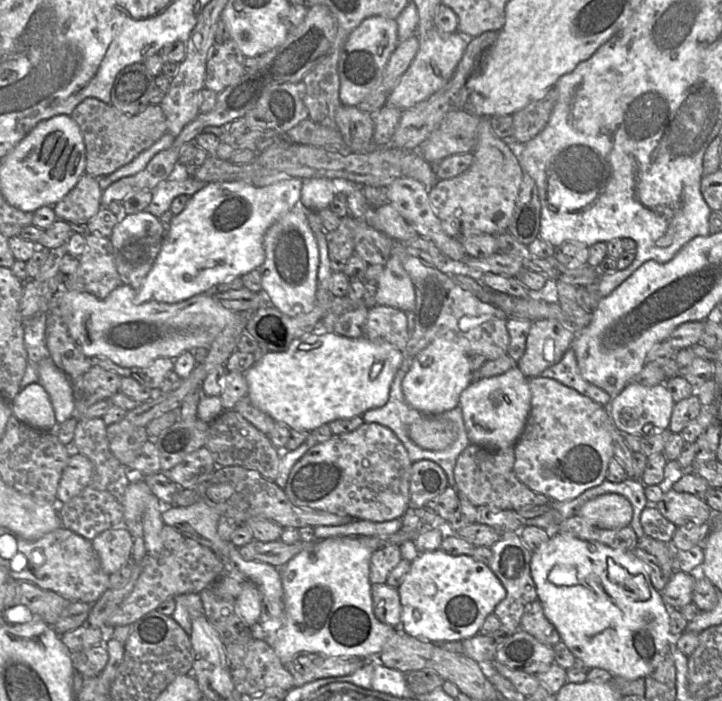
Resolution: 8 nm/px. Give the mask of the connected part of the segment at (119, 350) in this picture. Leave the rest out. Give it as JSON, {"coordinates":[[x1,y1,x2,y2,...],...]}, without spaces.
{"coordinates":[[64,282,48,301,48,312,64,318,68,331,87,357,106,359,122,367,146,366,159,358,175,360,184,352,198,347,210,347,223,329,235,322,237,312,217,302,210,293,201,293,177,303,150,301,140,305,134,303,136,290,121,284,106,298,98,299,86,292,68,290]]}

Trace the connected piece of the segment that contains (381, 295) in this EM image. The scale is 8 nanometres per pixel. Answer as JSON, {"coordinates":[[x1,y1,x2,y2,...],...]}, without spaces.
{"coordinates":[[390,257,376,286,375,303,404,312,415,309,415,289,409,274,397,257]]}

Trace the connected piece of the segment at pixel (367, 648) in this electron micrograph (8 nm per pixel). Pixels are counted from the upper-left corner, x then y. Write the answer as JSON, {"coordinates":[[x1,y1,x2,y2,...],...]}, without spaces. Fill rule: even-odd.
{"coordinates":[[366,536,316,540,281,569,286,618,284,625,276,632,271,647,283,664,304,653,355,657,370,663,370,660,378,660,376,656,387,640,398,632,398,629,381,622,374,614,370,559,375,549,365,543,364,537]]}

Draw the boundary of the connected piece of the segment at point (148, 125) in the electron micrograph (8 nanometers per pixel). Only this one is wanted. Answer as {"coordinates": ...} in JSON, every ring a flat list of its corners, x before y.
{"coordinates":[[86,98,73,110,70,117,79,126,84,139,85,173,97,179,128,164,168,132,166,116,160,105,150,104,138,115,129,116,111,104,96,98]]}

